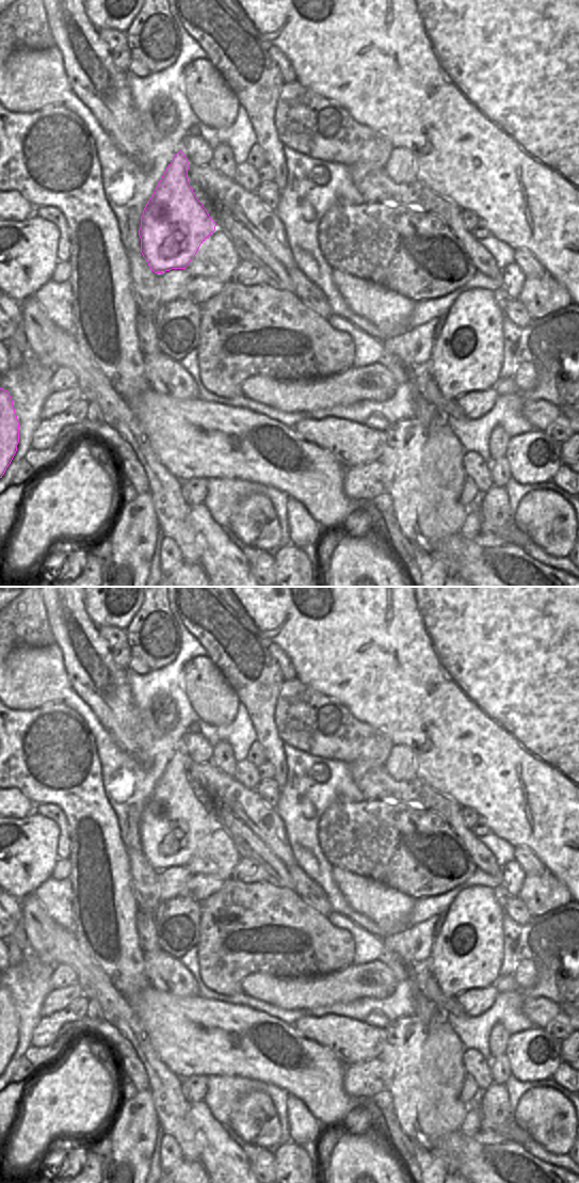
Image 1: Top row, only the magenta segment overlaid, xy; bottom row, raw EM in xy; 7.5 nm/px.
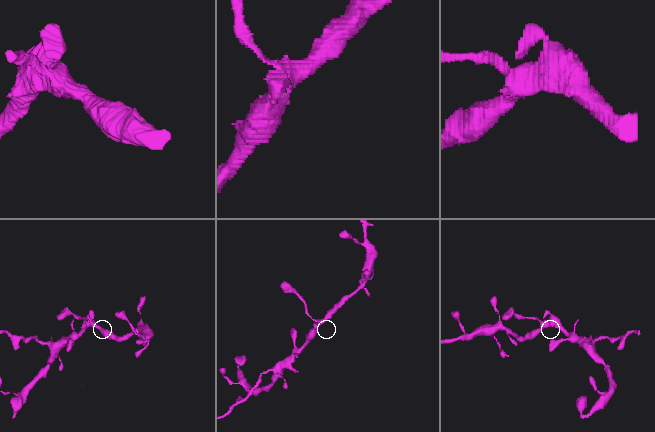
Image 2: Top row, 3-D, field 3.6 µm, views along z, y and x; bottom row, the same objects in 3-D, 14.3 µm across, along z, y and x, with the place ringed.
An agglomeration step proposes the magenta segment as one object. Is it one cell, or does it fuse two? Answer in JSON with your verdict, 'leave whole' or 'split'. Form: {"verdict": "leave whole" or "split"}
{"verdict": "leave whole"}

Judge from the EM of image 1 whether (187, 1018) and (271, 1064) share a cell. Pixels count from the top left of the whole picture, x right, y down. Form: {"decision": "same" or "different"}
{"decision": "same"}

